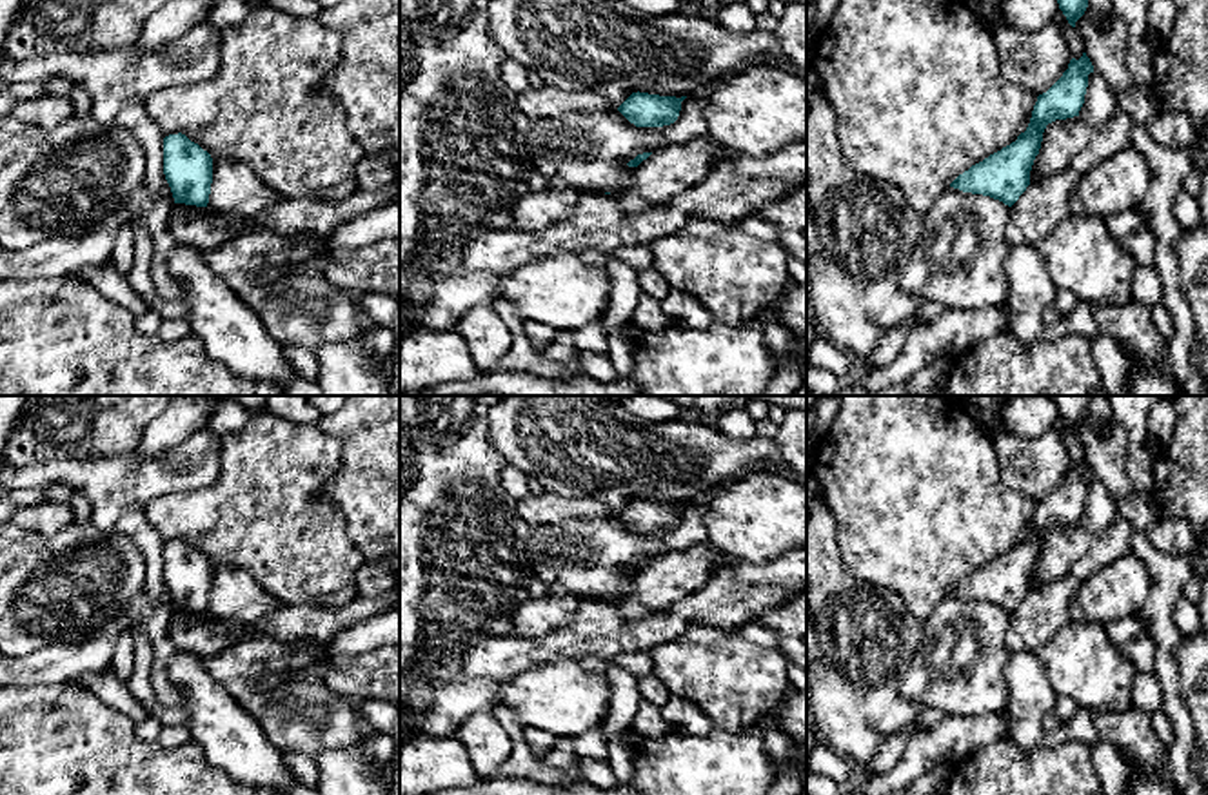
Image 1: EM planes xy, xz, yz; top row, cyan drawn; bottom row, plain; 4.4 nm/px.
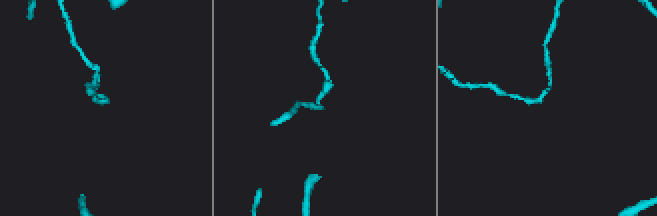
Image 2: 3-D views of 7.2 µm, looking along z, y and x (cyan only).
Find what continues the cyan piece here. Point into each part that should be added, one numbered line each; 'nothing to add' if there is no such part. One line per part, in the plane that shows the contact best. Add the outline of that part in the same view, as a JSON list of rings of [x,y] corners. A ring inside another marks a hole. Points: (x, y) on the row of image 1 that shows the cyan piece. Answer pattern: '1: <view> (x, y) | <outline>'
nothing to add

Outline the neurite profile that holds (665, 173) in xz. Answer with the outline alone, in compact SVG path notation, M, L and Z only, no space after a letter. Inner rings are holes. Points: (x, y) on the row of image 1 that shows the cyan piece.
M708 134L659 149L636 167L632 185L618 192L616 200L627 212L663 205L703 182L718 165L723 149Z

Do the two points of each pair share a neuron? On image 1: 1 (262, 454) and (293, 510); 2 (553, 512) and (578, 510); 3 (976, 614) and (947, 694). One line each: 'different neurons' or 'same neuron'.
1: same neuron
2: same neuron
3: same neuron

